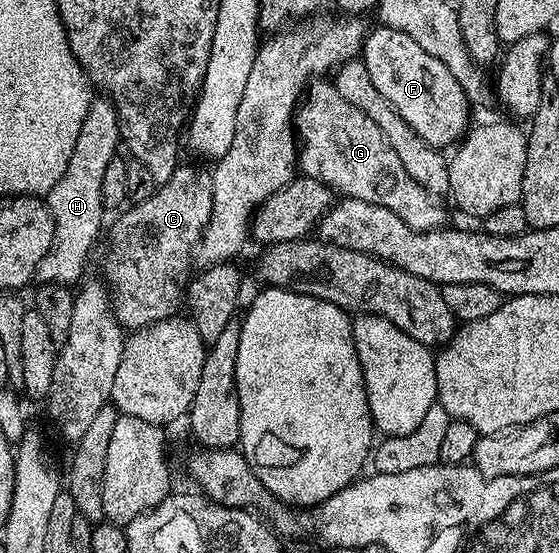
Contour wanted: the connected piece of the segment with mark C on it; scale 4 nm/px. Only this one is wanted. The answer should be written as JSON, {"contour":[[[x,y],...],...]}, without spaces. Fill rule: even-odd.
{"contour":[[[176,165],[171,177],[156,189],[153,196],[149,196],[149,200],[128,205],[111,226],[105,282],[109,287],[115,319],[124,331],[134,332],[143,326],[152,326],[154,322],[172,317],[178,311],[175,309],[181,306],[181,299],[185,294],[185,279],[188,277],[187,269],[191,266],[191,258],[193,262],[193,255],[203,240],[203,230],[209,224],[213,212],[211,174],[198,170],[203,169],[198,165],[183,165]]]}

